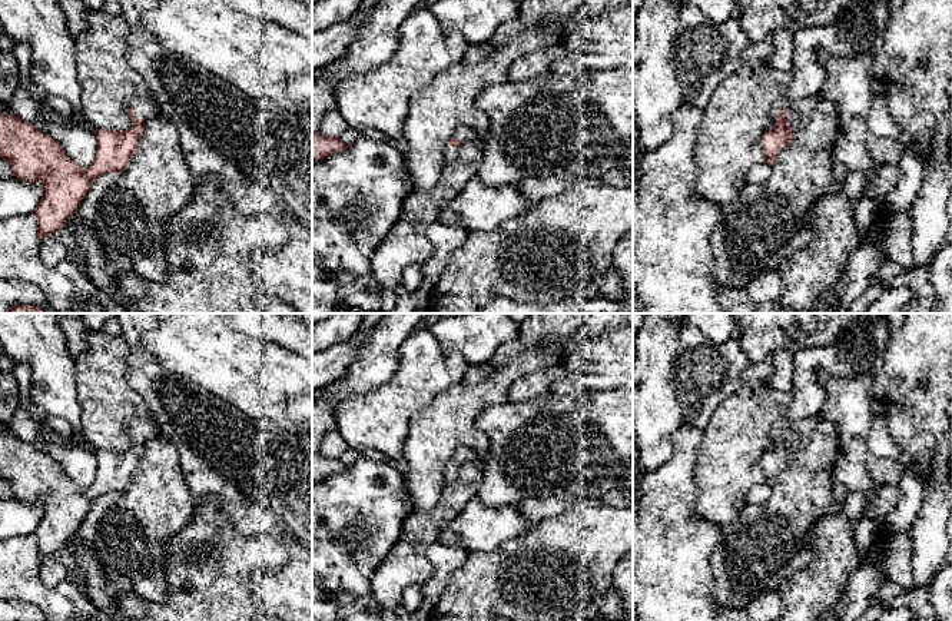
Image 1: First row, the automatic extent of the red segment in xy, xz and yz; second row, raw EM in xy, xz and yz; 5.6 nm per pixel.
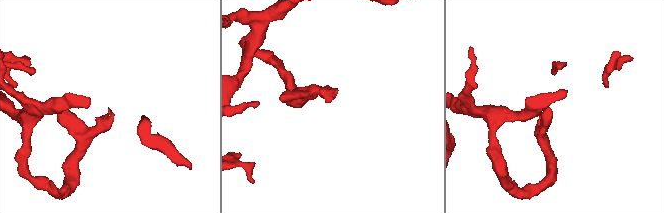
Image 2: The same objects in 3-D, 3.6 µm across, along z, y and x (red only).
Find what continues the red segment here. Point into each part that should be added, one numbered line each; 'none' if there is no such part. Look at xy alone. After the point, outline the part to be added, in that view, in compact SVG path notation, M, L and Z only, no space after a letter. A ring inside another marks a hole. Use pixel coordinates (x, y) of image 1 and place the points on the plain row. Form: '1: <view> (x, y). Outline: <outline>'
1: xy (143, 428). Outline: M153 416L133 419L130 426L133 436L145 442L160 435L160 428Z

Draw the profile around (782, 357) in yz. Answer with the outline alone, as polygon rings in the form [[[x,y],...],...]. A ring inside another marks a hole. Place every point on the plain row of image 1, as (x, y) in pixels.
[[[733,313],[736,335],[750,363],[772,361],[769,386],[792,389],[795,352],[789,348],[799,313]]]

